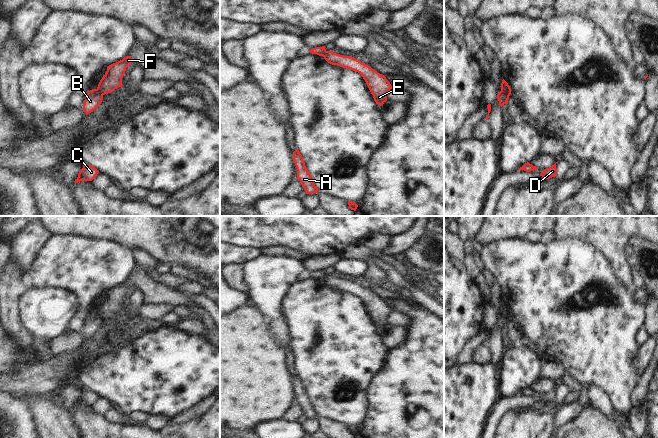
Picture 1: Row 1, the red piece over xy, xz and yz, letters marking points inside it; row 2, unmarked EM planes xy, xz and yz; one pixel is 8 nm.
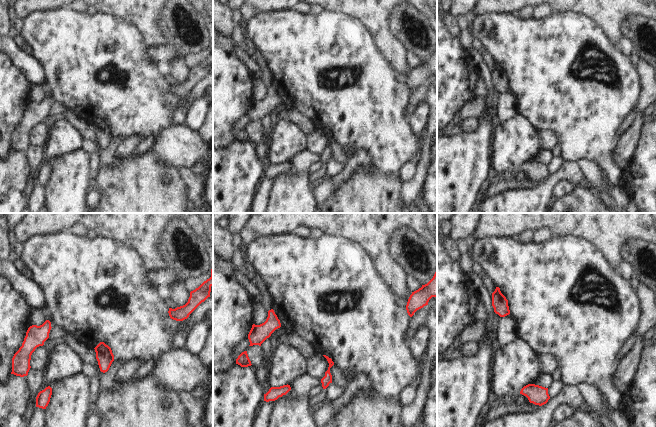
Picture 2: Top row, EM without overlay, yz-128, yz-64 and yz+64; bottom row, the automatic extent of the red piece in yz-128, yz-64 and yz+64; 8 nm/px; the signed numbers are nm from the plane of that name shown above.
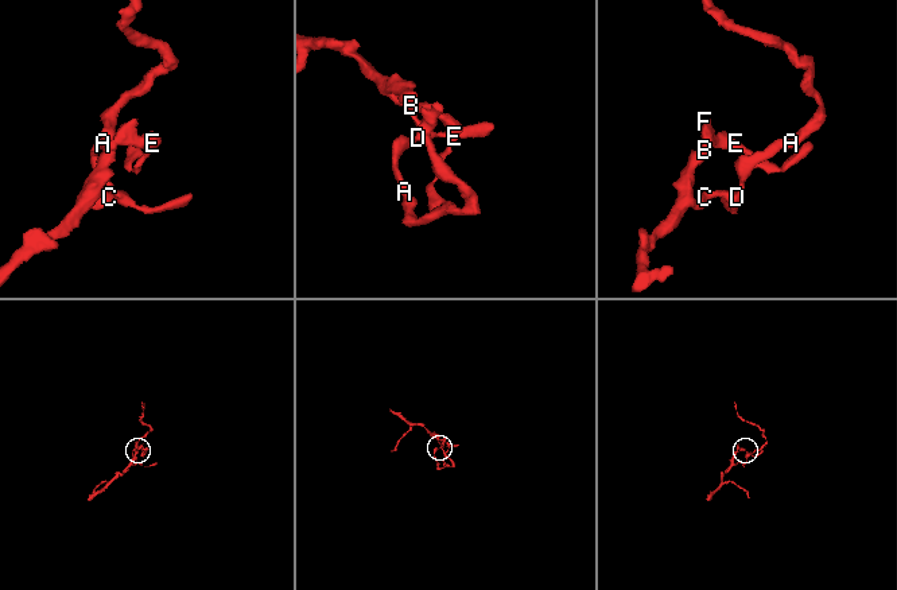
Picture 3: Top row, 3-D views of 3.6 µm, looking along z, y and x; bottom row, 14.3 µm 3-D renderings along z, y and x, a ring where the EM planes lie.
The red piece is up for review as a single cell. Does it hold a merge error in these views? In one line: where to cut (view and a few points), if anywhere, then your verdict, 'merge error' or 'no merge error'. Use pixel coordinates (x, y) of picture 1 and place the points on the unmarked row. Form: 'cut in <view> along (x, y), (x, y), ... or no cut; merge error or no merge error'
cut in yz along (501, 313), (509, 319); merge error

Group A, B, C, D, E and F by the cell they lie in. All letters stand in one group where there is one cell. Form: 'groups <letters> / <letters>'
groups A B C D / E F

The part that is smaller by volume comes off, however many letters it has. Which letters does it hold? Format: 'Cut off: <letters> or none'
Cut off: E, F.

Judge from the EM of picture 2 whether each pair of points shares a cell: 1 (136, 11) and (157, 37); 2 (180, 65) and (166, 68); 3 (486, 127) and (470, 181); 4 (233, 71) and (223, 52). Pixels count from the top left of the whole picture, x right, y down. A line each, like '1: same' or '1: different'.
1: same
2: same
3: same
4: same

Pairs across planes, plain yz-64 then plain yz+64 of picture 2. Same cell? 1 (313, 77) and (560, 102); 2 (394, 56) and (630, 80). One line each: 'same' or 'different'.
1: same
2: different

